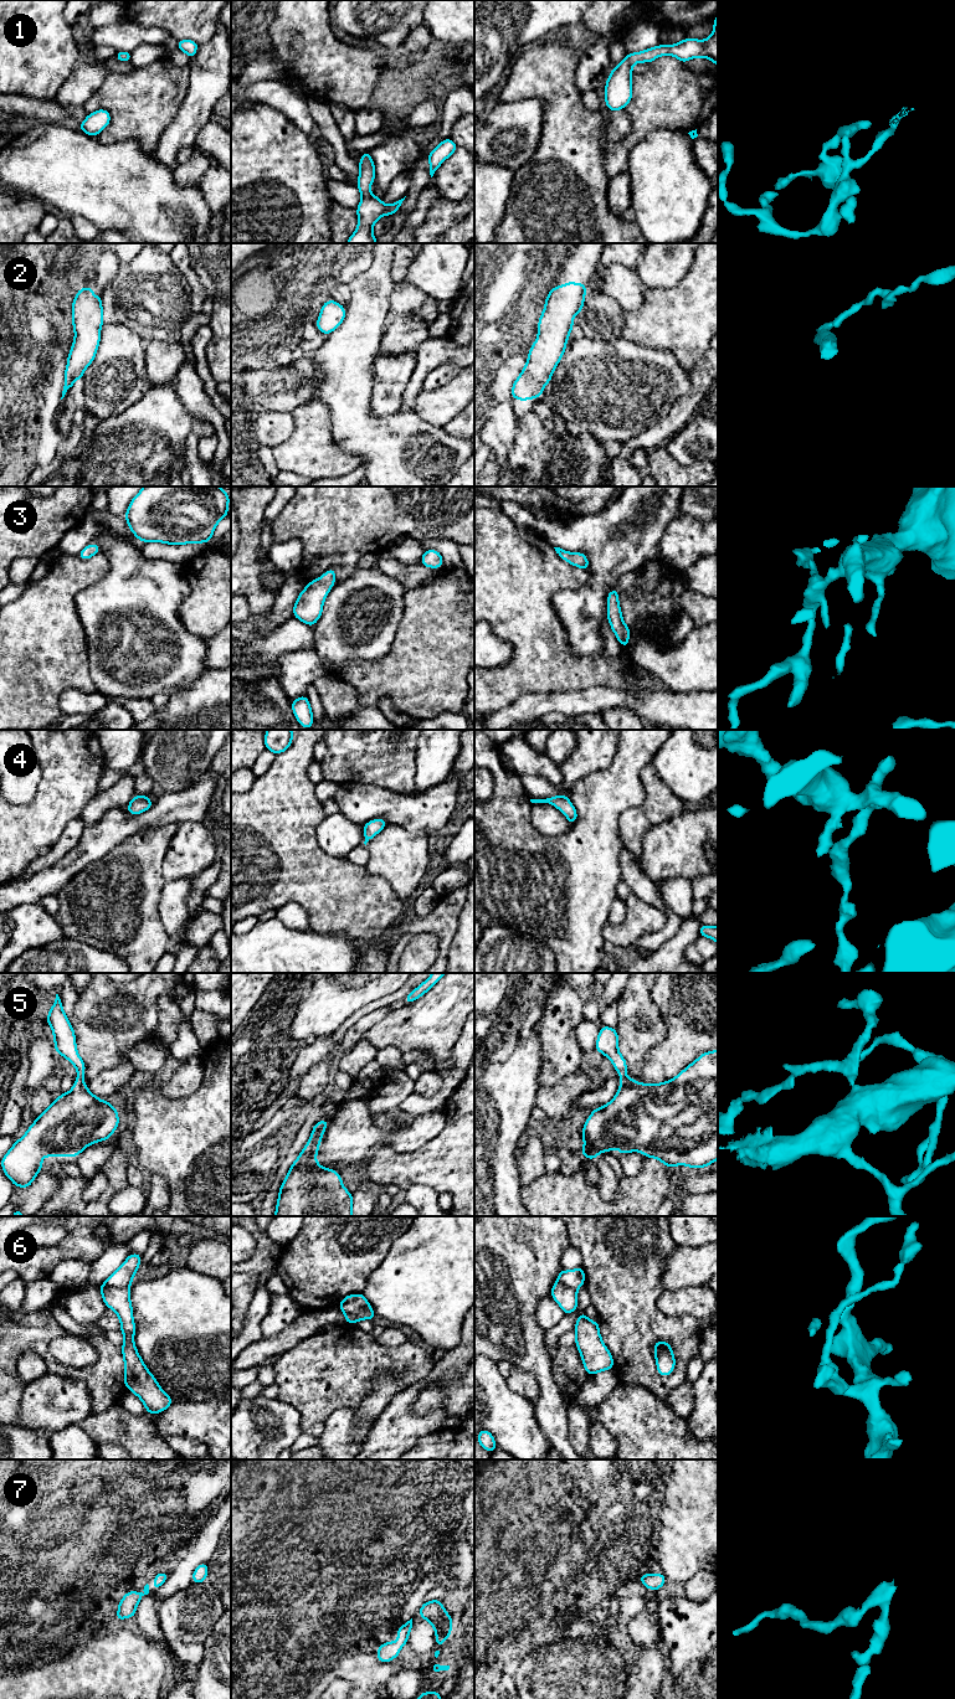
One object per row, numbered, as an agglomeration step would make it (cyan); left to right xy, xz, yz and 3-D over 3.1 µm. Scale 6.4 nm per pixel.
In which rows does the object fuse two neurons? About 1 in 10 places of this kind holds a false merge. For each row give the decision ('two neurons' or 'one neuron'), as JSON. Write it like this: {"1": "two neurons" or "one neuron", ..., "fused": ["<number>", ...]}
{"1": "one neuron", "2": "one neuron", "3": "one neuron", "4": "one neuron", "5": "one neuron", "6": "two neurons", "7": "one neuron", "fused": ["6"]}

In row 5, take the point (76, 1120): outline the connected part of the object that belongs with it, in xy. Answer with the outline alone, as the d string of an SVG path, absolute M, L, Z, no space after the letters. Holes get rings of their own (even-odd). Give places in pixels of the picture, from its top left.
M56 994L55 1003L46 1018L53 1033L55 1050L66 1057L77 1070L77 1080L70 1092L63 1092L55 1098L27 1128L27 1132L14 1143L1 1159L5 1175L14 1183L15 1188L29 1188L36 1175L42 1170L43 1157L77 1157L84 1148L99 1141L108 1141L119 1124L118 1111L107 1100L102 1101L94 1096L82 1078L86 1065L77 1051L76 1034L65 1014L62 1002Z

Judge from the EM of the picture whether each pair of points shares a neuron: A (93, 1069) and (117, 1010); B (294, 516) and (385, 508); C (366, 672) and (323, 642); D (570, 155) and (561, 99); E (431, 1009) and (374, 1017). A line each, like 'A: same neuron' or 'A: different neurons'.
A: same neuron
B: same neuron
C: different neurons
D: same neuron
E: different neurons

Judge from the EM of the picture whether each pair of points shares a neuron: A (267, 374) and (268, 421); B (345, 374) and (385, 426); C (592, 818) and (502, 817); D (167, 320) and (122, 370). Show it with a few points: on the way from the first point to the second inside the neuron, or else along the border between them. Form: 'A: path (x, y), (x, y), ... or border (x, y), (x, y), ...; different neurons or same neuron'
A: border (291, 411), (263, 411), (255, 420); different neurons
B: path (345, 389), (348, 398), (370, 421); same neuron
C: path (570, 840), (566, 844), (529, 844), (524, 839); same neuron
D: border (126, 324), (144, 340); different neurons

